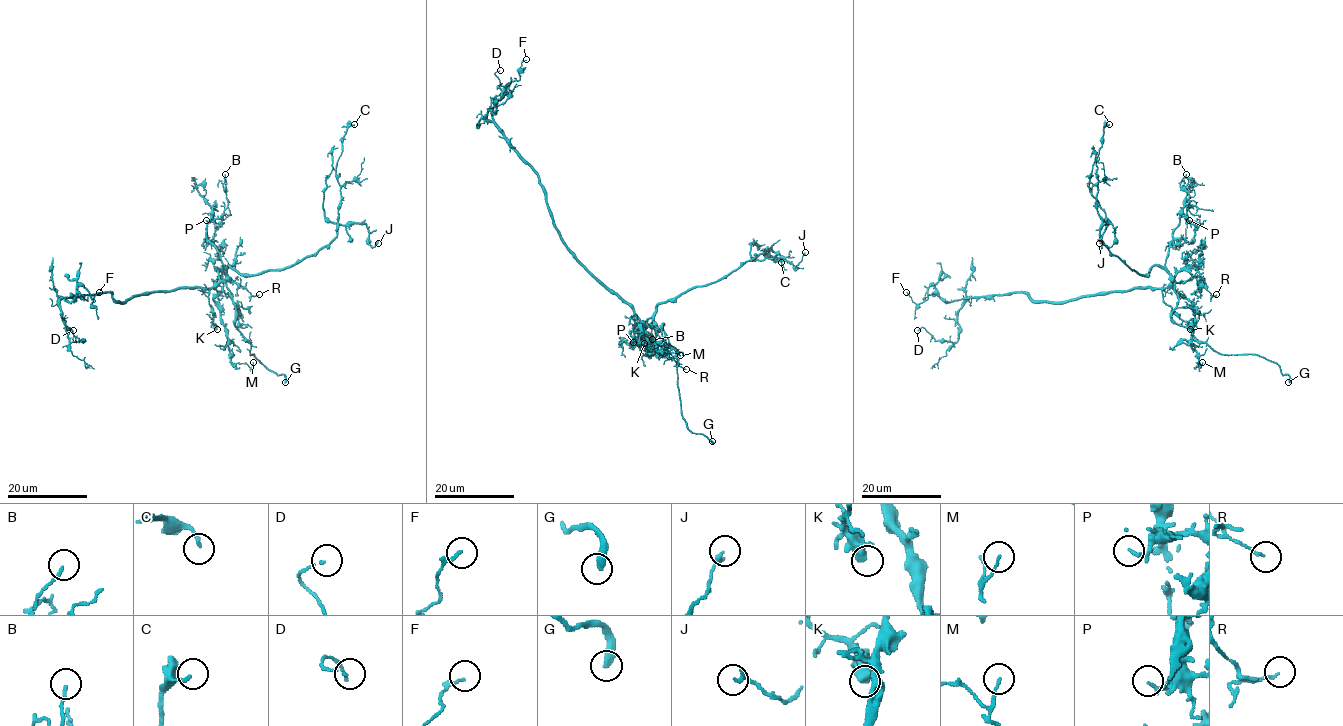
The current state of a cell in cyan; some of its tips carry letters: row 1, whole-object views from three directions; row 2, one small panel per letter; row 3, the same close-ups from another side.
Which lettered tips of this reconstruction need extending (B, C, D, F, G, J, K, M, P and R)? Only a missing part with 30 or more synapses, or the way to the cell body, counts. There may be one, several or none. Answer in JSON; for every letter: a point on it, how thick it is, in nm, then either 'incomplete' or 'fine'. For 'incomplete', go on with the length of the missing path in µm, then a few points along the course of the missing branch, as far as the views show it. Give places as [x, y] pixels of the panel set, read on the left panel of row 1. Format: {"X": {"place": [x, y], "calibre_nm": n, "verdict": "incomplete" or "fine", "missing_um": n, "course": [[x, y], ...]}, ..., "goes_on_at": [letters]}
{"B": {"place": [225, 174], "calibre_nm": 120, "verdict": "fine"}, "C": {"place": [354, 124], "calibre_nm": 140, "verdict": "fine"}, "D": {"place": [73, 330], "calibre_nm": 100, "verdict": "fine"}, "F": {"place": [99, 292], "calibre_nm": 140, "verdict": "fine"}, "G": {"place": [285, 382], "calibre_nm": 360, "verdict": "incomplete", "missing_um": 35, "course": [[285, 382], [281, 404], [274, 398], [257, 405], [228, 431], [215, 427], [211, 422]]}, "J": {"place": [378, 243], "calibre_nm": 200, "verdict": "fine"}, "K": {"place": [217, 329], "calibre_nm": 400, "verdict": "fine"}, "M": {"place": [253, 362], "calibre_nm": 110, "verdict": "fine"}, "P": {"place": [206, 220], "calibre_nm": 170, "verdict": "fine"}, "R": {"place": [259, 294], "calibre_nm": 120, "verdict": "fine"}, "goes_on_at": ["G"]}

